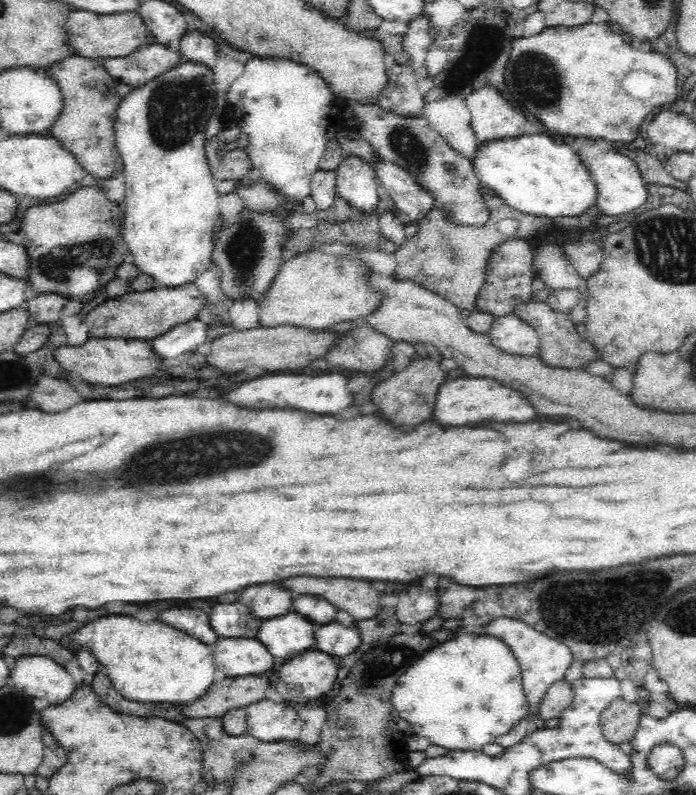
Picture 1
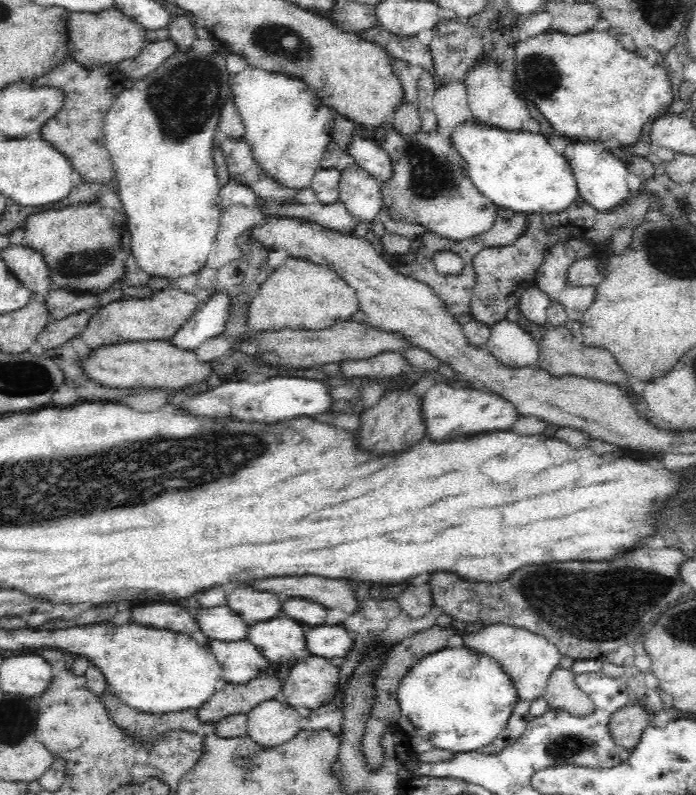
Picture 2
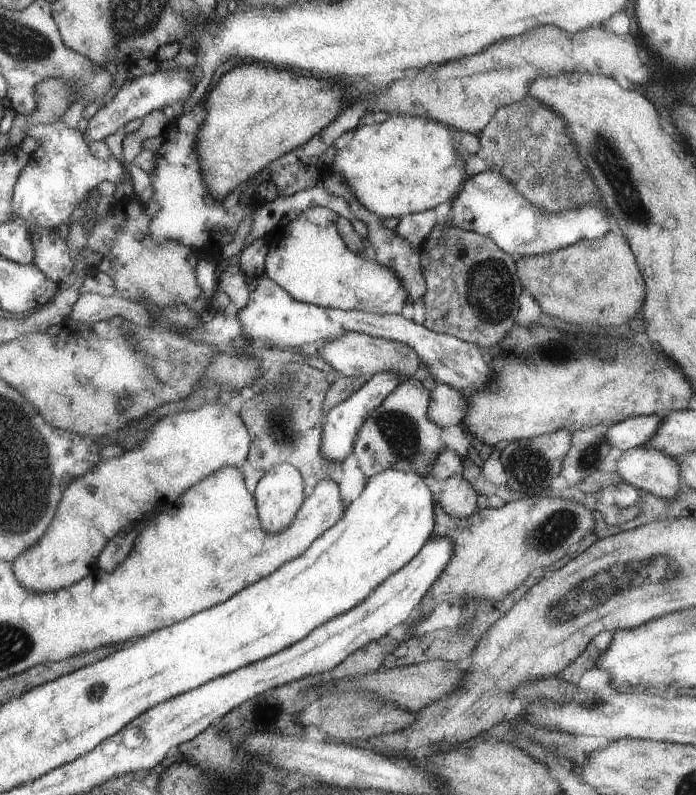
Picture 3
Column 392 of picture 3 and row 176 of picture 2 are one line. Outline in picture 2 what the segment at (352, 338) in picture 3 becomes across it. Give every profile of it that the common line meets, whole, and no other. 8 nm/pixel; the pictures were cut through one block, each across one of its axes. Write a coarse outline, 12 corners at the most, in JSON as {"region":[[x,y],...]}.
{"region":[[354,163],[339,201],[362,223],[381,210],[381,183]]}

